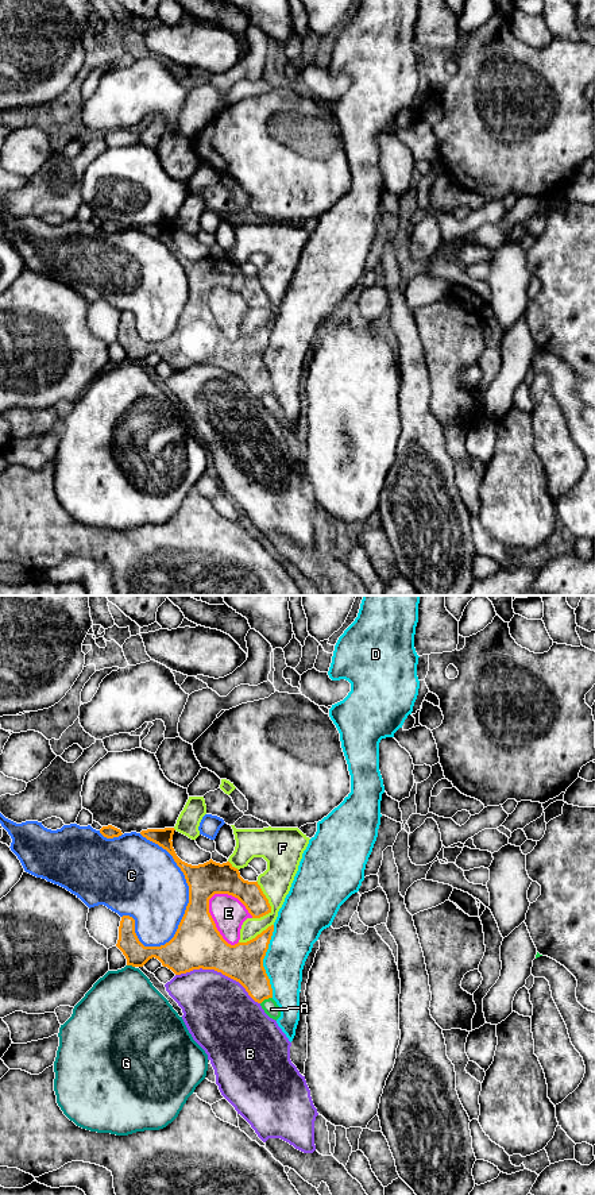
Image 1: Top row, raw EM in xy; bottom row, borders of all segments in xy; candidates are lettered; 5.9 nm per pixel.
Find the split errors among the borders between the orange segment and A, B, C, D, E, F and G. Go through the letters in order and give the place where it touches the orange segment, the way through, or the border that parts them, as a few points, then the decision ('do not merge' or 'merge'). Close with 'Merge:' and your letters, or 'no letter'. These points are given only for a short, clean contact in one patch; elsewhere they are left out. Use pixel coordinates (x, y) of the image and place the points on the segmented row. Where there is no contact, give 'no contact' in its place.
A: meets orange in xy at (266, 998); do not merge
B: meets orange in xy at (219, 971); do not merge
C: meets orange in xy at (189, 887); do not merge
D: meets orange in xy at (262, 962); do not merge
E: meets orange in xy at (213, 921); merge
F: meets orange in xy at (269, 905); do not merge
G: meets orange in xy at (131, 964); border along xy (127, 964), (134, 967); do not merge
Merge: E

